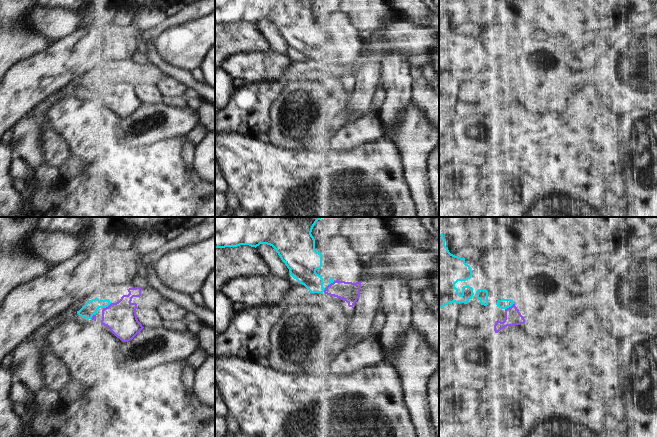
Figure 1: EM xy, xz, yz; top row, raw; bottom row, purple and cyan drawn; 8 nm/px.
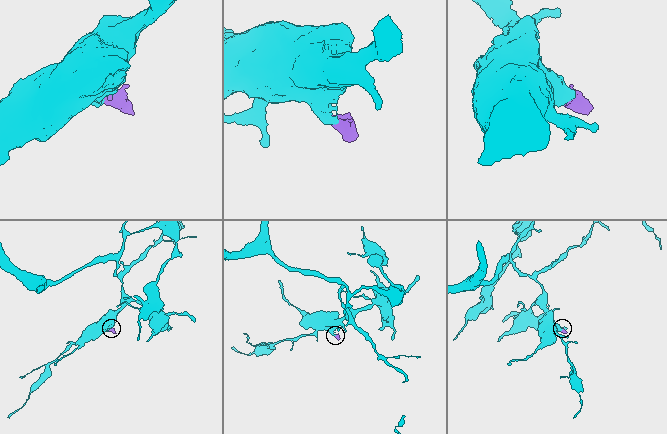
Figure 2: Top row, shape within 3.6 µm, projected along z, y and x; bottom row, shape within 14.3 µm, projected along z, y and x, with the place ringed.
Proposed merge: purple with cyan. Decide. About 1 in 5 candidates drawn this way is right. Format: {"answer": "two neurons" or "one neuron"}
{"answer": "one neuron"}

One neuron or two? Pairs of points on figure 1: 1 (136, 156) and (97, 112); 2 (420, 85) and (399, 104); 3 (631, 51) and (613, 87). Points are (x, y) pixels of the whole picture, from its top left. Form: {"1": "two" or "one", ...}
{"1": "one", "2": "two", "3": "one"}

